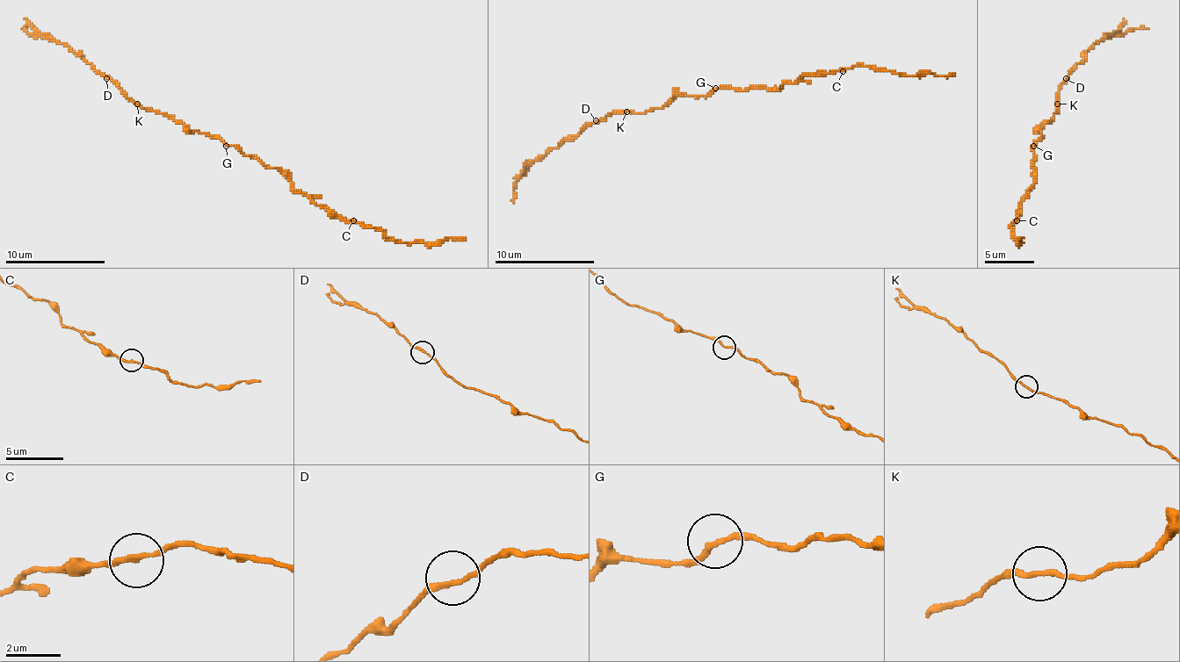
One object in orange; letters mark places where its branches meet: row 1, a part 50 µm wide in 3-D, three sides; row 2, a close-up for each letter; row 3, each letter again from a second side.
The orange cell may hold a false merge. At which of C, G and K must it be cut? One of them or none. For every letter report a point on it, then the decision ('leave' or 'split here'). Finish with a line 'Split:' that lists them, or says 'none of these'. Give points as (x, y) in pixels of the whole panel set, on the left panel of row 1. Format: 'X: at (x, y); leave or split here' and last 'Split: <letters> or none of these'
C: at (353, 220); leave
G: at (226, 146); leave
K: at (137, 104); split here
Split: K

